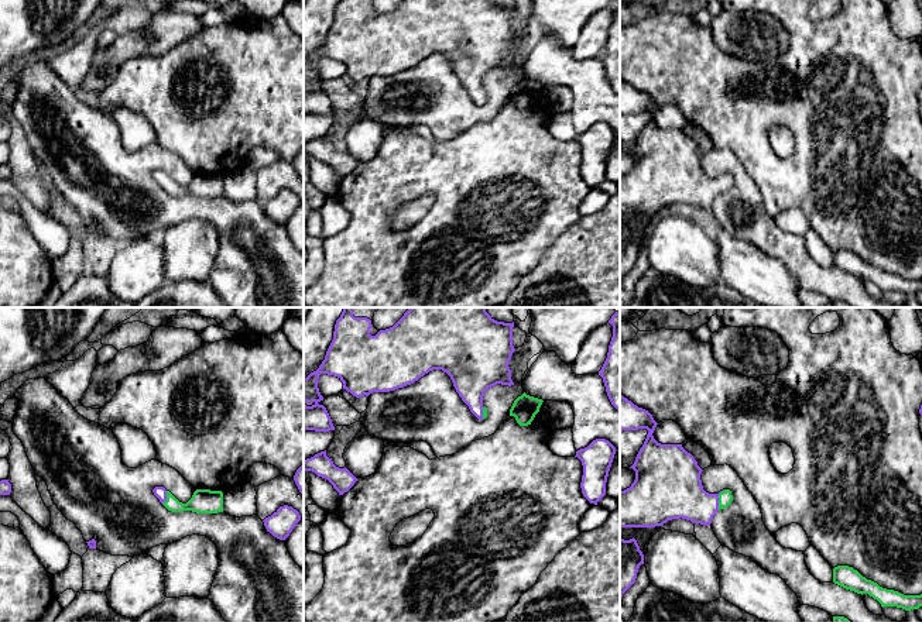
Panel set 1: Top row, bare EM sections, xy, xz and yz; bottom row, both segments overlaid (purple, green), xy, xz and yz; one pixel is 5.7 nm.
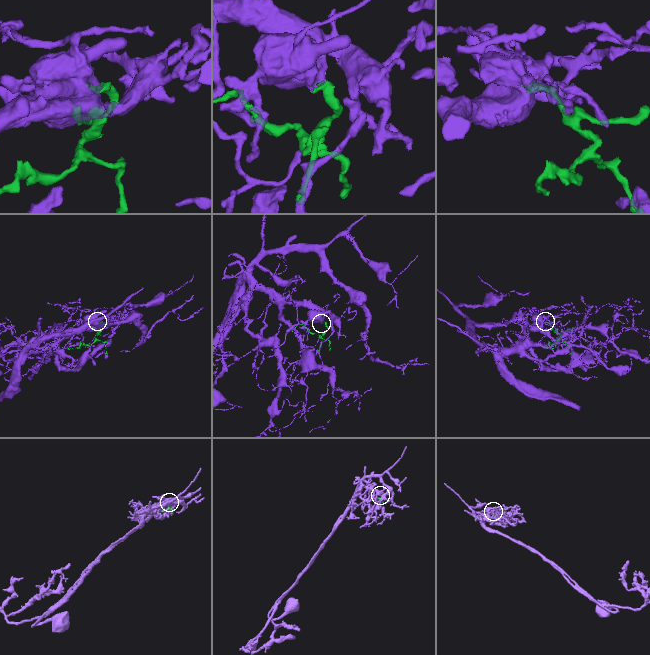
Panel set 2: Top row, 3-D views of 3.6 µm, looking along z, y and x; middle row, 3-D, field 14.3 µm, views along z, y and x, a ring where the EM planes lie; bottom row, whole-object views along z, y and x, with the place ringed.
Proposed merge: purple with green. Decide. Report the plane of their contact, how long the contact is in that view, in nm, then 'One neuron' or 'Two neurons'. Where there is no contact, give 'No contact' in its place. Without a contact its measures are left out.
Touches purple in yz. Shared border 130 nm. One neuron

